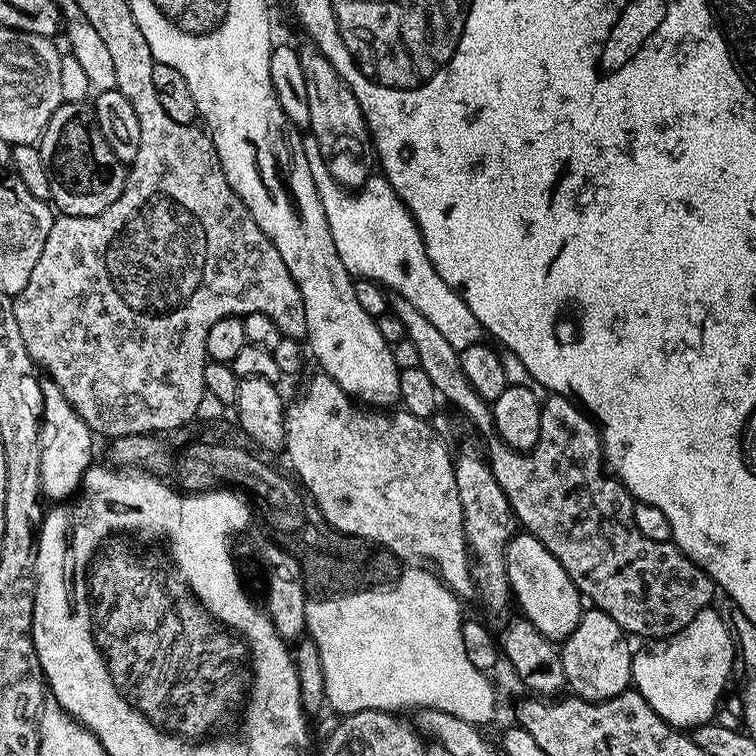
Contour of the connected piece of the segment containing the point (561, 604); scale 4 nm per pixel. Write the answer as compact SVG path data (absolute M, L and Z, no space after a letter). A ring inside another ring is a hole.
M521 531L513 535L508 544L506 570L515 603L520 603L519 611L547 640L563 642L574 626L578 626L582 615L582 597L570 574L562 570L562 562L558 562L558 558L554 558L554 554L542 546L538 537Z

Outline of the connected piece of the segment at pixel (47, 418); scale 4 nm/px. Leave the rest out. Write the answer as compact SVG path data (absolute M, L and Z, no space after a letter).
M47 378L41 379L42 402L44 403L44 419L40 422L40 441L42 442L42 486L41 493L48 496L52 502L64 502L69 499L84 483L84 473L93 467L92 460L92 440L94 433L86 426L86 422L70 406L66 394L62 394L60 387Z

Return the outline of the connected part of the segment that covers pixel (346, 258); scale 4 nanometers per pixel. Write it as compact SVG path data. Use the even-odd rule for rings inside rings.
M311 134L304 136L304 149L306 150L306 162L310 162L310 175L314 178L314 184L318 186L318 198L322 198L322 210L326 210L334 246L342 258L346 270L356 278L365 276L368 280L377 280L380 286L391 290L395 295L406 298L406 302L411 302L446 337L446 342L450 342L450 346L463 350L471 344L481 343L482 329L478 318L474 318L474 314L470 314L470 306L466 306L464 298L450 286L446 286L446 282L442 282L438 270L434 270L434 266L430 262L430 254L426 254L424 239L410 210L404 205L402 198L398 198L394 186L390 186L388 179L383 174L373 174L368 177L367 182L361 188L355 190L343 188L332 177L330 170L326 170L322 150L318 150L318 142Z

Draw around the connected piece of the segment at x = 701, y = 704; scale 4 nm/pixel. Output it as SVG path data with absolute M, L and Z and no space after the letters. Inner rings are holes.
M709 606L694 618L680 632L675 632L662 640L645 643L645 648L637 647L632 653L632 684L635 691L646 698L650 707L664 719L667 724L677 730L691 730L697 724L706 724L713 719L716 703L728 684L728 675L732 672L732 663L738 660L738 648L734 643L734 633L725 617Z

